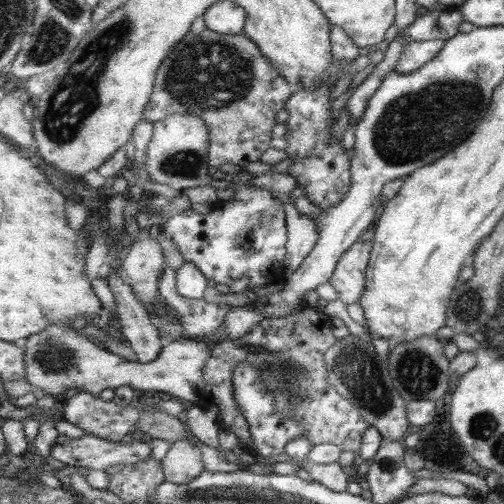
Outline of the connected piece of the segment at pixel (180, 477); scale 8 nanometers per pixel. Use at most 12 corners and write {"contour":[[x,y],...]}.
{"contour":[[177,440],[161,460],[165,480],[189,484],[205,472],[201,450]]}

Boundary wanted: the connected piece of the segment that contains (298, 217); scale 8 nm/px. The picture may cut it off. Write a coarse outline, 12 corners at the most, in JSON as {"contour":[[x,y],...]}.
{"contour":[[283,203],[288,224],[284,281],[303,265],[319,227],[295,204]]}

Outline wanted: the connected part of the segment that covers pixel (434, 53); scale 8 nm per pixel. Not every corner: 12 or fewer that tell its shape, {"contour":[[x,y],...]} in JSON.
{"contour":[[410,40],[395,71],[410,74],[432,63],[445,41]]}

